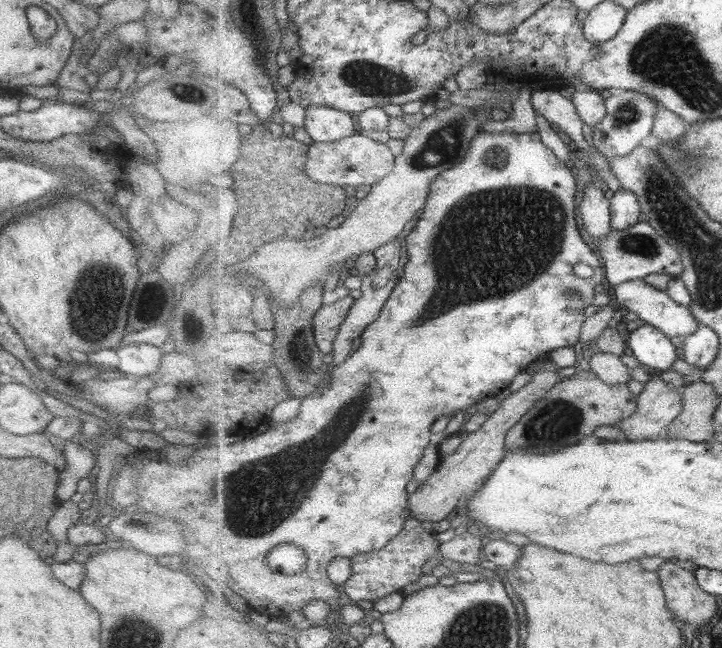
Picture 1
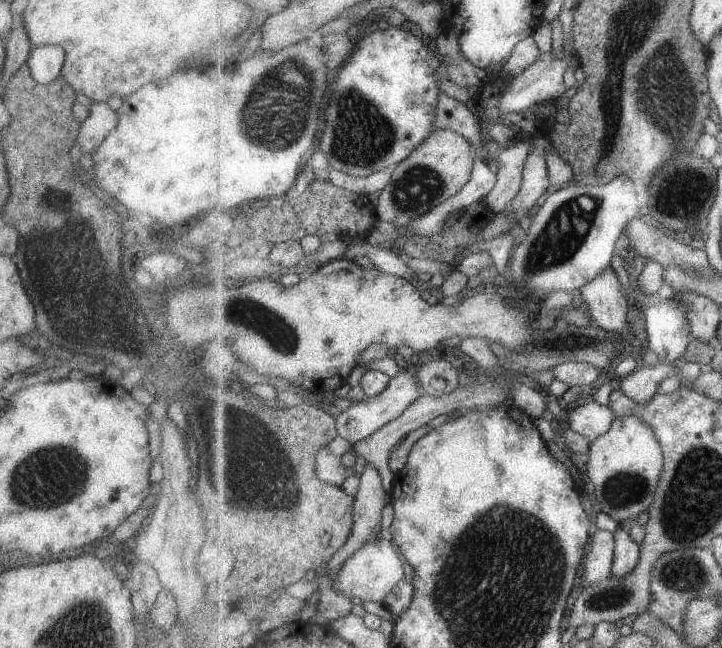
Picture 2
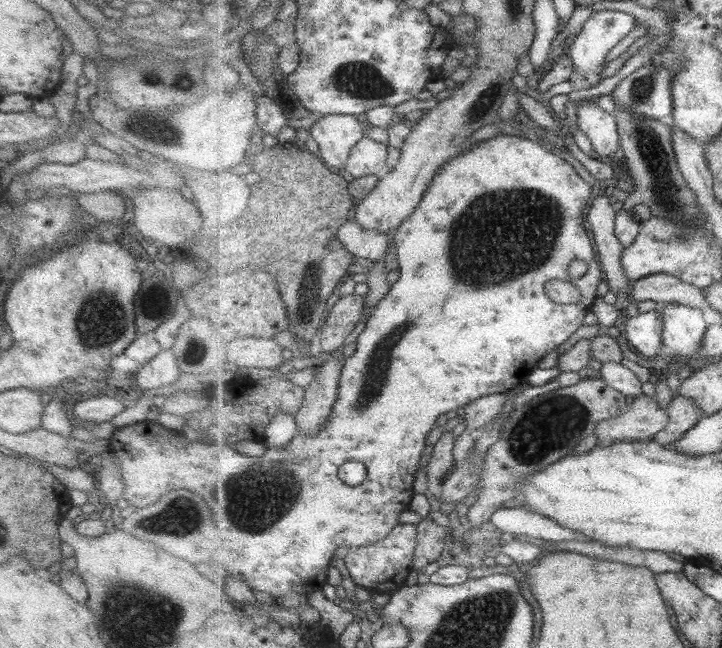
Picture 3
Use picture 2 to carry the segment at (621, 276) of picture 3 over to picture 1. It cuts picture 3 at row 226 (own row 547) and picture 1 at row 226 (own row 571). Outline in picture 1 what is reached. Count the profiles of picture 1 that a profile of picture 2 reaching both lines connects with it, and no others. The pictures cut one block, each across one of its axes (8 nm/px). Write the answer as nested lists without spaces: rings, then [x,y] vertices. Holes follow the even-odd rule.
[[[593,186],[583,193],[579,210],[583,226],[588,234],[595,240],[601,241],[607,234],[611,234],[611,201],[603,190]]]

